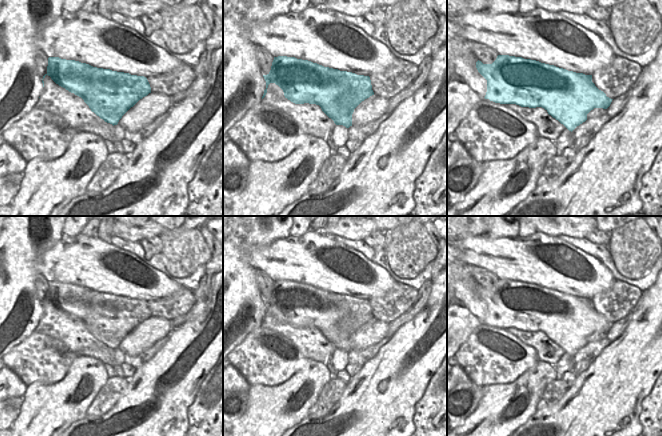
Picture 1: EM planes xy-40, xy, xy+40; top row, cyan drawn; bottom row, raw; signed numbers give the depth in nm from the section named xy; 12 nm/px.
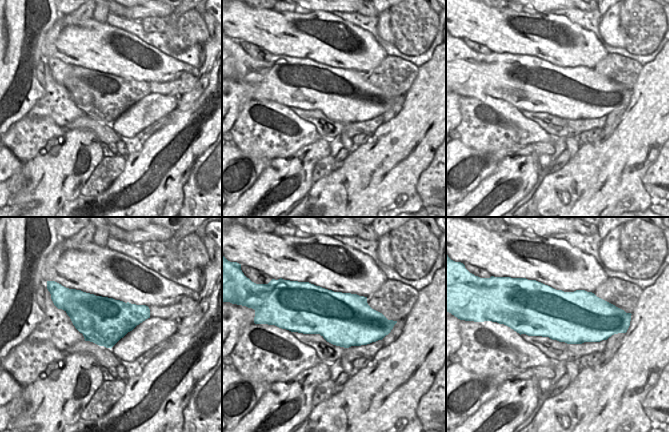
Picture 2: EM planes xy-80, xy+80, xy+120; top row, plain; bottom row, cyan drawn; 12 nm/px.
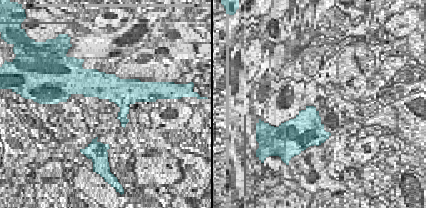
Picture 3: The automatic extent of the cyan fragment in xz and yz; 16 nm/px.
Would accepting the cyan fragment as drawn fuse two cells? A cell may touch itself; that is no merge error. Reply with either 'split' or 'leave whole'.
split

